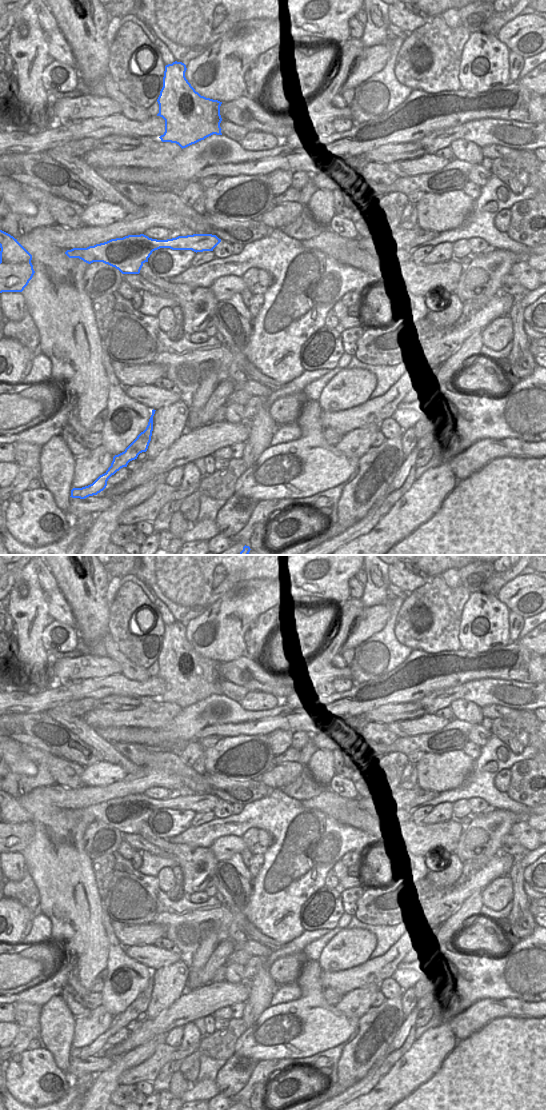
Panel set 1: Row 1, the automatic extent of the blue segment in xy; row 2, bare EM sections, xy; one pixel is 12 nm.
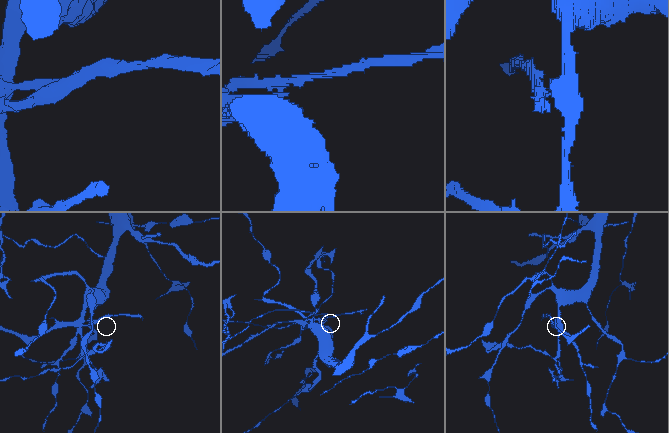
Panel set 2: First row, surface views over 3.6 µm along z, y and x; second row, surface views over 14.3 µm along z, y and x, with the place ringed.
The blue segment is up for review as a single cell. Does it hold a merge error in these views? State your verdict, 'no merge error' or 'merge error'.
merge error

